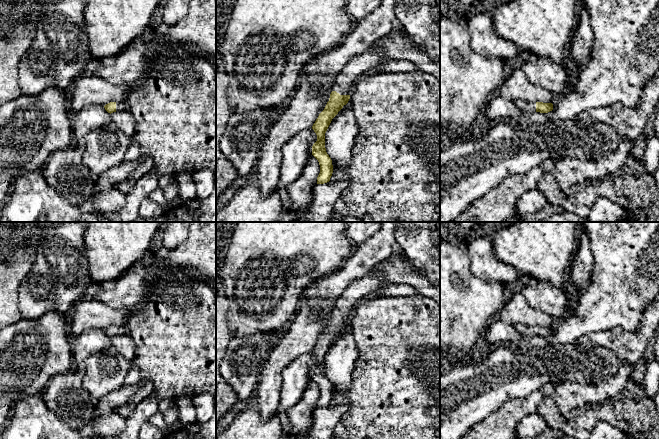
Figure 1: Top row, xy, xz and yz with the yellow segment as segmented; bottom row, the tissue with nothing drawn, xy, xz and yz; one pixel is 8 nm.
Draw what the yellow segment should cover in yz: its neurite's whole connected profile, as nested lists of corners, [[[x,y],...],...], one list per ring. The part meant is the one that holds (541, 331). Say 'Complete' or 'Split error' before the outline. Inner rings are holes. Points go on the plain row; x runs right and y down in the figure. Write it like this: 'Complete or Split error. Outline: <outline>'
Split error. Outline: [[[514,325],[514,328],[526,336],[548,337],[553,334],[552,327]]]

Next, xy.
Split error. Outline: [[[110,326],[104,330],[105,334],[108,337],[113,337],[116,335],[124,335],[127,333],[127,329],[125,326]]]

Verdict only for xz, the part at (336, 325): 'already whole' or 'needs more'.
needs more

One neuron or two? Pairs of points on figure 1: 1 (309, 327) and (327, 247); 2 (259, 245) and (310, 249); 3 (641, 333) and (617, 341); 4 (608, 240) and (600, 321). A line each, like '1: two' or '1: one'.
1: two
2: one
3: one
4: one

